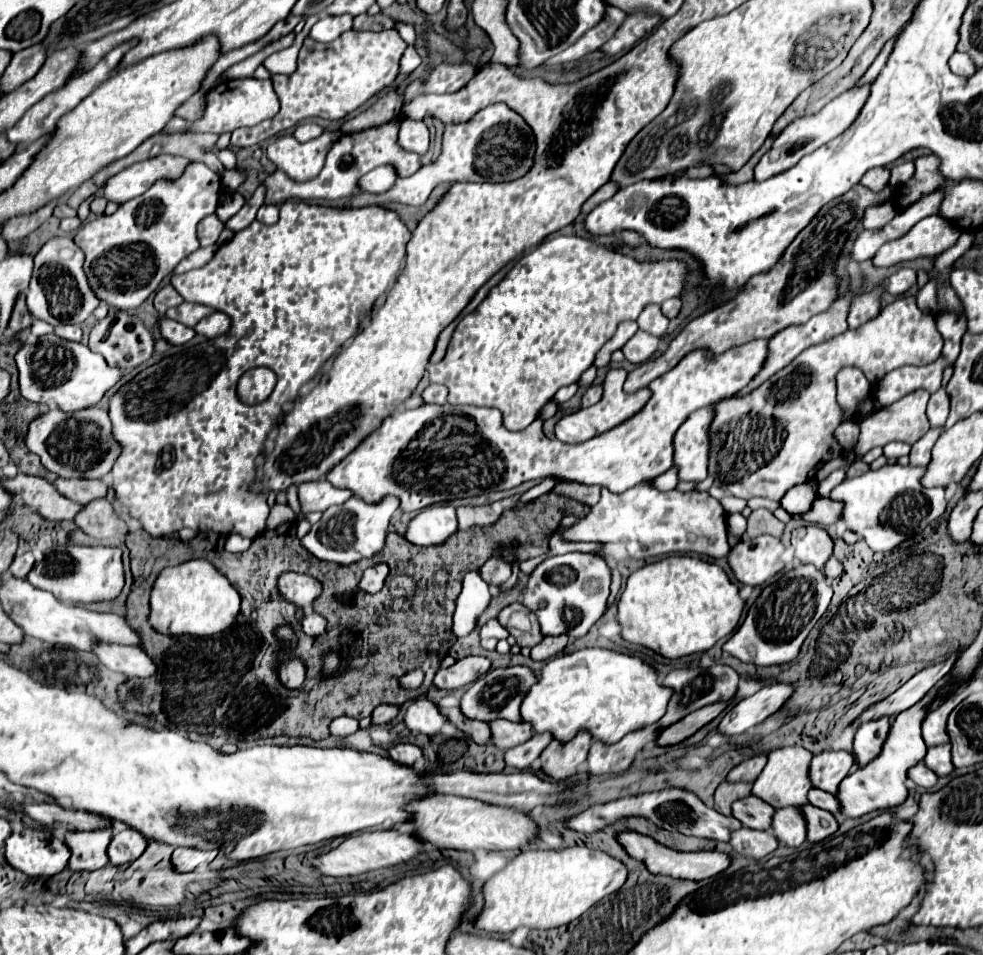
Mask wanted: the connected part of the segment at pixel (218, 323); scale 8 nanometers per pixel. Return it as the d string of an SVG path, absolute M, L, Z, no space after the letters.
M212 313L210 317L206 317L206 319L202 319L196 327L194 327L194 331L198 333L198 335L204 335L204 337L218 337L218 335L224 335L228 329L230 329L230 325L232 325L232 321L230 321L230 317L226 315L226 313Z

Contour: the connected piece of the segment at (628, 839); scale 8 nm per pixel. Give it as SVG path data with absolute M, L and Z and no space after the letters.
M622 831L616 835L618 843L622 845L622 849L632 857L642 861L654 875L668 875L668 877L676 877L676 879L690 879L690 881L702 881L702 879L710 879L718 873L722 873L728 865L730 865L730 855L720 853L720 851L694 851L694 853L682 853L682 851L674 851L662 843L656 843L652 837L648 835L640 835L636 831Z

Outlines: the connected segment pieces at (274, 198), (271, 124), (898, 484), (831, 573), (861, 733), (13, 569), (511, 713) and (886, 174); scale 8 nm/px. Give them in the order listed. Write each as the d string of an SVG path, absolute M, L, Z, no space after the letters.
M398 119L384 123L380 127L372 127L372 129L366 129L366 131L354 133L354 135L344 135L342 139L338 139L332 145L332 149L328 151L322 171L310 181L296 183L292 179L288 179L288 175L284 171L278 169L274 175L270 175L266 179L266 187L268 187L266 203L282 203L286 199L300 199L300 201L344 199L344 197L350 197L356 193L356 183L362 175L366 175L368 171L372 171L380 165L394 165L394 169L400 177L410 177L422 167L418 155L406 155L406 151L398 145Z
M350 29L330 43L320 43L306 37L298 55L298 69L292 75L272 77L274 91L280 99L278 115L254 127L242 127L234 131L232 145L234 147L256 145L312 117L344 119L346 115L362 107L368 99L372 99L382 89L388 89L394 83L400 71L400 59L404 51L406 51L406 41L398 35L398 31L362 33Z
M898 463L884 465L876 471L870 469L860 477L842 481L838 487L830 491L828 497L832 501L844 503L840 519L846 523L846 529L862 537L872 551L886 553L898 547L902 541L924 531L926 525L930 525L946 511L946 489L922 487L920 477L924 475L924 471L926 467L902 467Z
M832 555L828 561L826 561L826 567L824 567L824 573L826 573L826 579L828 581L832 581L832 579L836 579L838 575L842 575L842 571L844 571L844 567L842 567L842 563Z
M890 717L866 721L858 727L854 739L854 757L860 765L868 765L882 749L890 731Z
M30 551L28 553L20 553L20 555L16 555L14 563L10 565L10 573L12 575L18 575L18 579L26 579L26 575L30 573L32 567L34 567L32 553Z
M506 667L506 669L492 669L480 679L476 679L468 691L460 699L460 711L474 721L494 721L494 719L506 719L506 721L518 721L520 719L520 703L526 697L528 689L538 681L536 673L528 667Z
M880 167L880 169L870 169L870 171L860 179L860 183L866 185L868 189L872 189L872 191L880 191L880 189L888 183L888 179L890 179L890 171L888 171L886 167Z

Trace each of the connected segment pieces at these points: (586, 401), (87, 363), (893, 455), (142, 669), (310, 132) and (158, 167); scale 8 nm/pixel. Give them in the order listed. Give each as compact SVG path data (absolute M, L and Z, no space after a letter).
M592 385L588 388L584 396L581 400L581 407L587 408L590 407L597 402L599 402L602 398L603 388L602 385Z
M54 333L40 337L36 345L22 345L16 355L16 365L20 371L20 393L28 401L58 407L68 413L96 407L122 377L118 367L108 367L104 357L92 353L88 345L60 339Z
M888 443L884 447L884 455L888 459L898 459L902 455L908 455L908 453L910 453L910 445L908 443Z
M100 645L94 647L94 655L112 671L124 673L126 677L152 677L156 671L154 661L140 647L126 645Z
M304 123L304 125L298 125L292 133L300 143L304 141L310 141L310 139L316 139L322 135L322 127L316 125L316 123Z
M158 155L148 161L134 163L116 173L104 187L108 201L126 203L148 191L158 179L178 179L192 161L182 155Z

